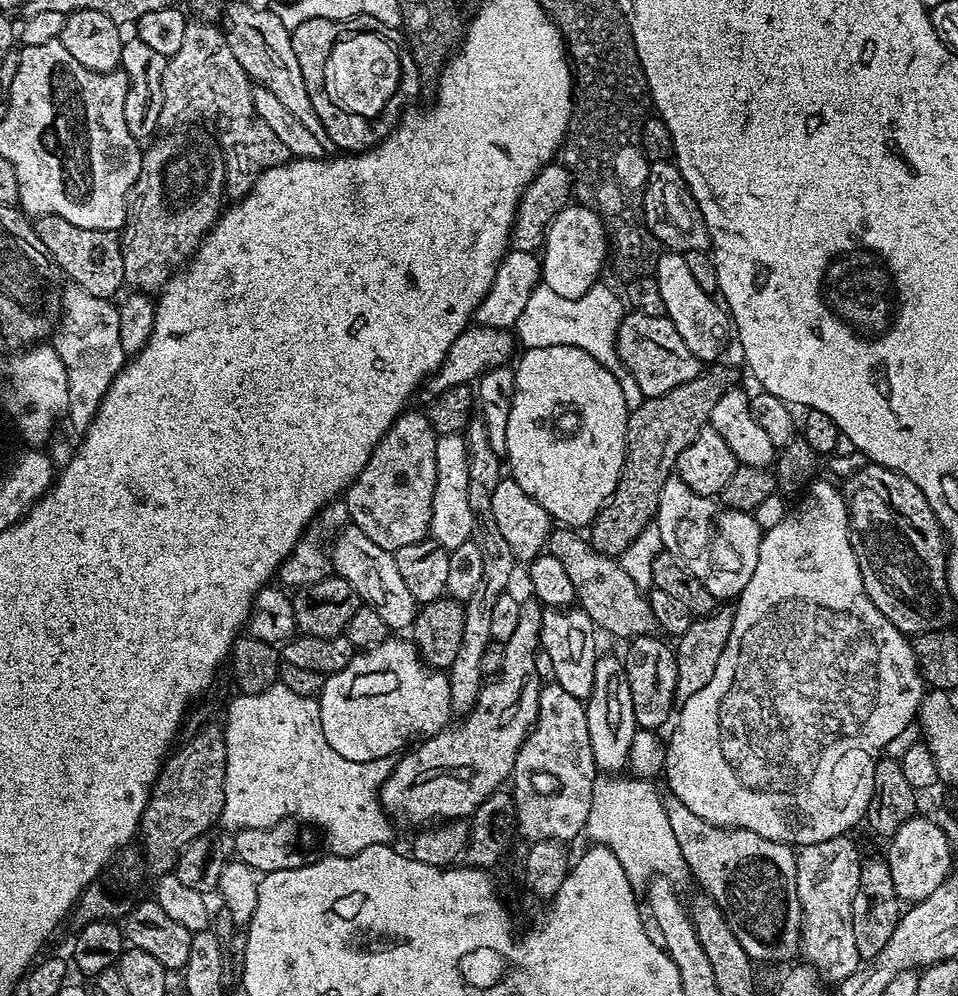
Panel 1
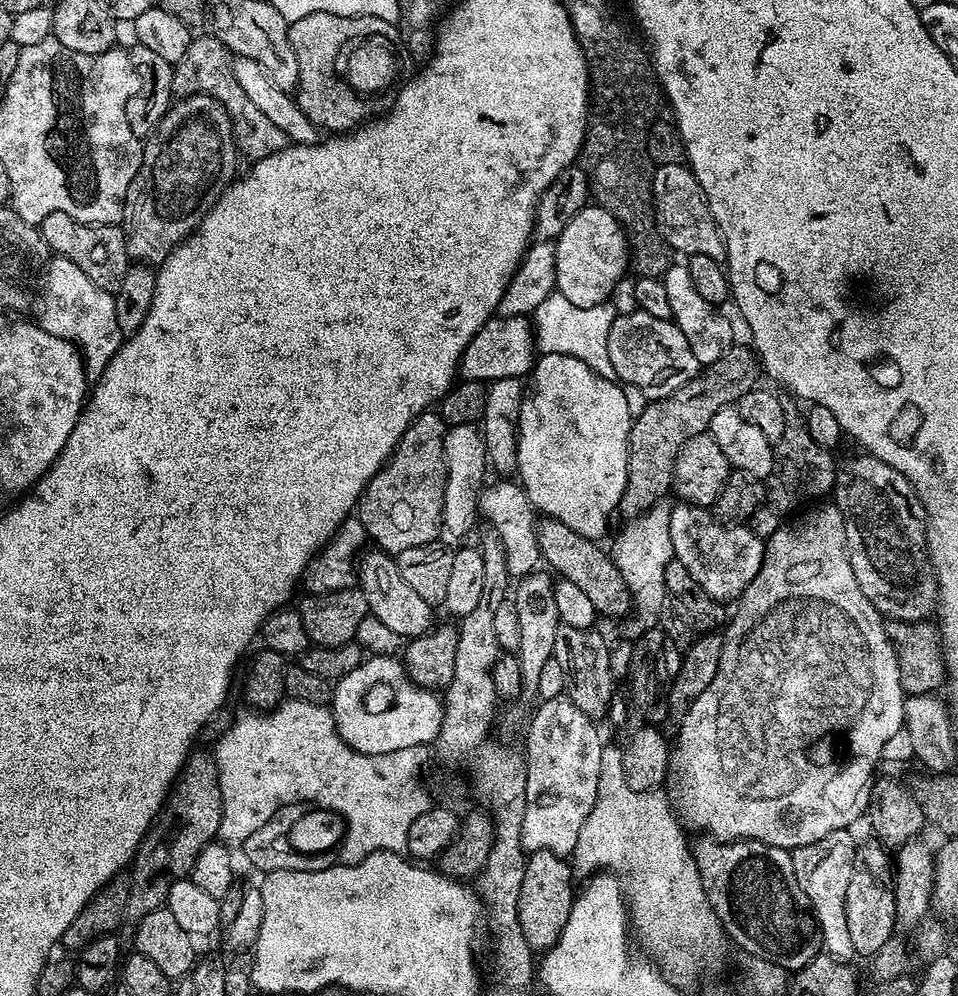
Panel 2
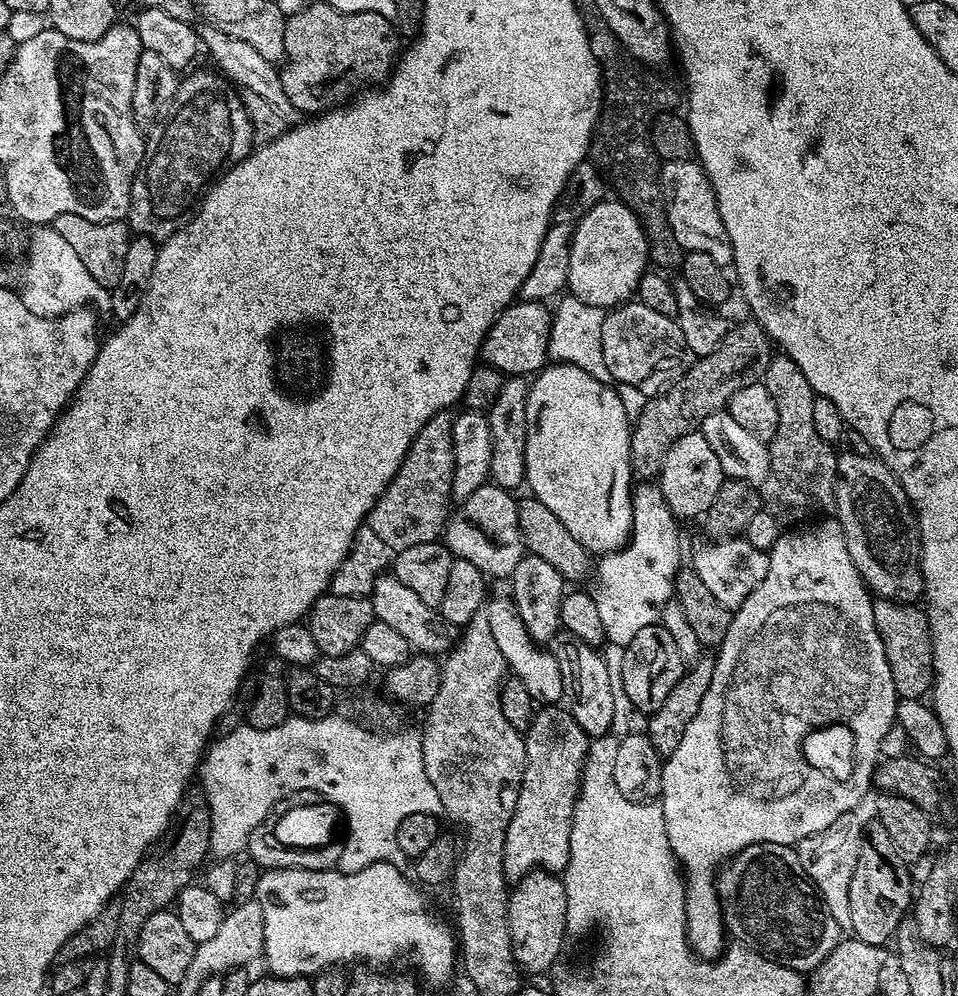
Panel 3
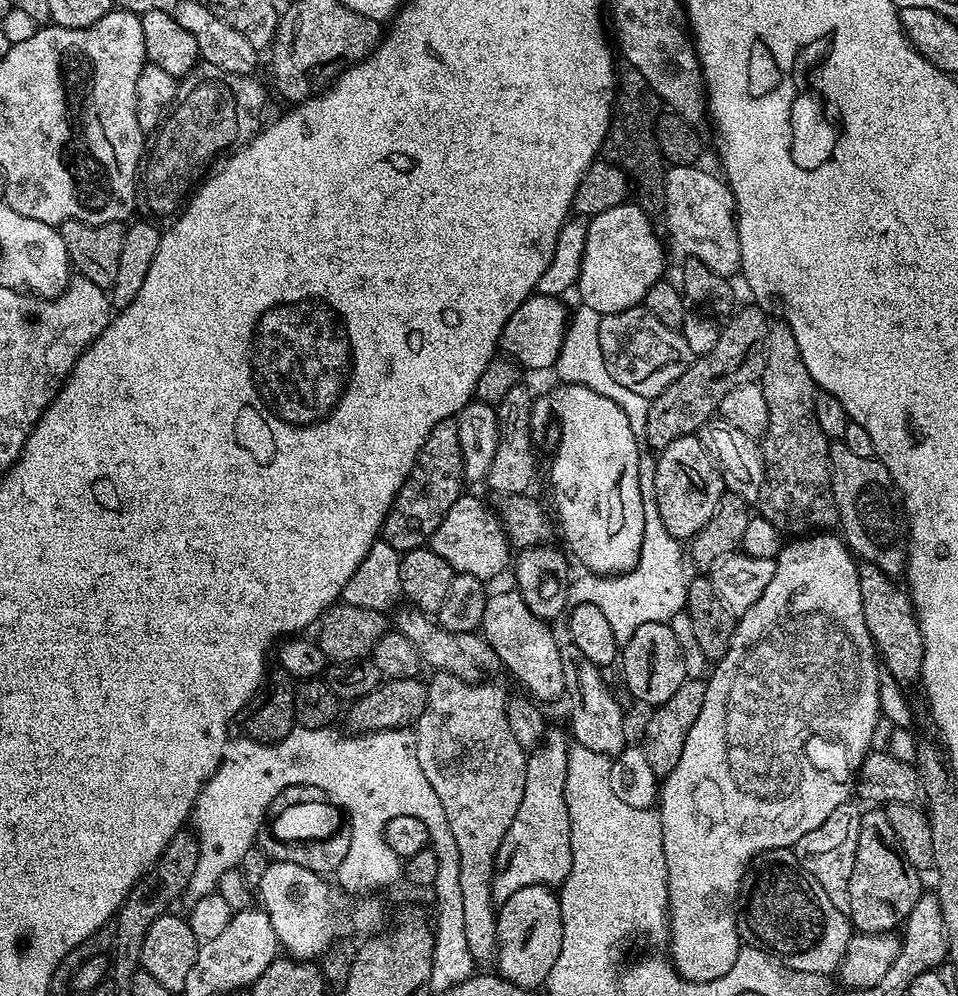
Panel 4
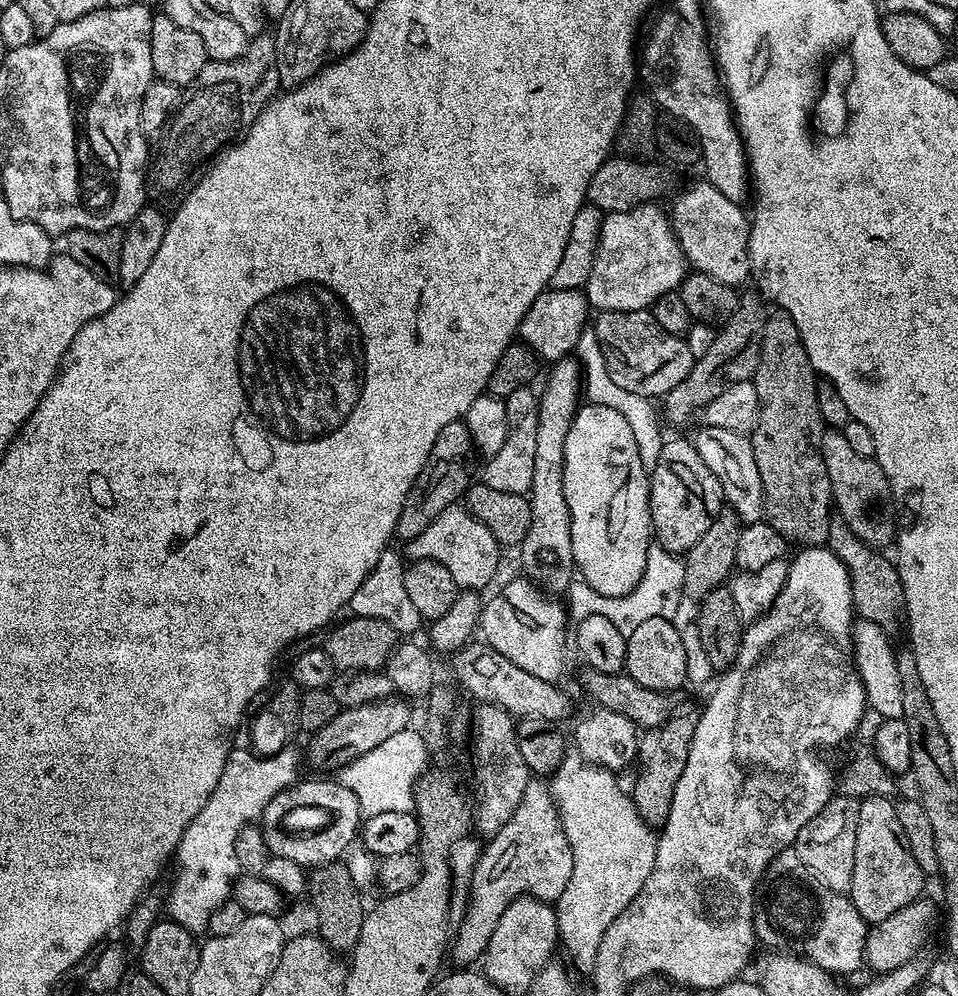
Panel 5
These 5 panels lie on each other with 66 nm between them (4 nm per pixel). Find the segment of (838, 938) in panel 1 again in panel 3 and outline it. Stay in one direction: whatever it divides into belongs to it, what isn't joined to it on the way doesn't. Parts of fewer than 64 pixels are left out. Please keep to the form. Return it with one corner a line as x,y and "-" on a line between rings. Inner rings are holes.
859,815
840,816
826,830
810,834
795,844
798,862
802,862
805,876
816,887
816,894
824,909
838,922
841,930
851,929
850,922
850,878
854,878
854,866
858,866
858,854
862,850
865,825
860,824

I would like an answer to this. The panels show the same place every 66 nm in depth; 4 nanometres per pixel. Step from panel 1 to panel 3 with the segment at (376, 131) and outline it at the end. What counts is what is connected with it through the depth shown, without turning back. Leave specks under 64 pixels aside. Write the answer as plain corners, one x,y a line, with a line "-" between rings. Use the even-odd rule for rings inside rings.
314,2
302,10
291,13
284,22
284,58
280,68
282,90
286,90
286,98
290,98
292,105
300,114
323,114
330,108
335,108
345,101
336,94
342,90
338,88
340,82
332,82
332,78
342,72
350,64
370,64
380,62
382,66
394,66
402,43
396,37
397,25
389,17
373,12
343,12
326,2

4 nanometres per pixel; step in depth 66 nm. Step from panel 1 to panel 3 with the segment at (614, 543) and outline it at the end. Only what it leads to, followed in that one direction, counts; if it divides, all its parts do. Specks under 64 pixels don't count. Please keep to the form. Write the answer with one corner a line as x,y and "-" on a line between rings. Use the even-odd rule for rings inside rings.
745,319
745,324
733,323
726,338
714,354
693,359
691,366
680,379
668,385
663,392
645,399
644,409
632,424
630,458
633,477
651,481
659,477
664,455
686,434
697,431
710,418
721,411
738,390
763,381
774,355
774,345
764,332
764,327
755,320

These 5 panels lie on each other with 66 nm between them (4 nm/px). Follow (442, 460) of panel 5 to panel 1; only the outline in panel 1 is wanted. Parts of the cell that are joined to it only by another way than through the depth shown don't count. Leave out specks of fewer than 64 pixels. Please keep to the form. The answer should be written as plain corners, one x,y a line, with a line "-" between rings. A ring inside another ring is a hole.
405,410
397,416
396,421
386,430
386,434
374,446
366,466
348,485
342,499
349,508
349,521
370,542
382,546
382,550
395,553
402,546
410,546
414,542
425,539
429,535
428,523
432,513
432,495
436,481
436,432
423,411

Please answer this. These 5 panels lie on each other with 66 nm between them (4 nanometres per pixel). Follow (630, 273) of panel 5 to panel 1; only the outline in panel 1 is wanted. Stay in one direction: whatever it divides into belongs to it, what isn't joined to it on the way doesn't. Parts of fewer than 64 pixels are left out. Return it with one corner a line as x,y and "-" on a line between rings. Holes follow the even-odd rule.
579,202
569,203
552,220
544,236
542,249
542,284
562,294
562,298
584,296
601,279
600,271
606,268
610,245
600,215

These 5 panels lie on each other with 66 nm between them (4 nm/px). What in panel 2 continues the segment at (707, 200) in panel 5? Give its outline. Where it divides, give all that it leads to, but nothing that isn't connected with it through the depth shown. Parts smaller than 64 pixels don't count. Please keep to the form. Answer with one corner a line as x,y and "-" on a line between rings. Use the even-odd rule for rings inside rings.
687,163
661,164
653,171
652,202
656,213
656,229
673,253
684,252
685,257
704,254
718,261
724,260
724,240
710,214
702,186
698,186

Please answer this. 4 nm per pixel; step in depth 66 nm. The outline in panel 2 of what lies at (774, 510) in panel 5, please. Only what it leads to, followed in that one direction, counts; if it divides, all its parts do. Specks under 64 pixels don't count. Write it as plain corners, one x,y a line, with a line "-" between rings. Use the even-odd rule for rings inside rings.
794,410
786,411
786,434
782,434
780,441
774,446
774,451
776,457
772,473
766,478
766,500
780,514
792,512
795,508
803,509
824,498
819,496
824,496
827,492
829,495
835,489
838,464
832,461
833,453
829,449
818,446
813,438
810,438
810,430
807,429
805,417
801,413
799,416

